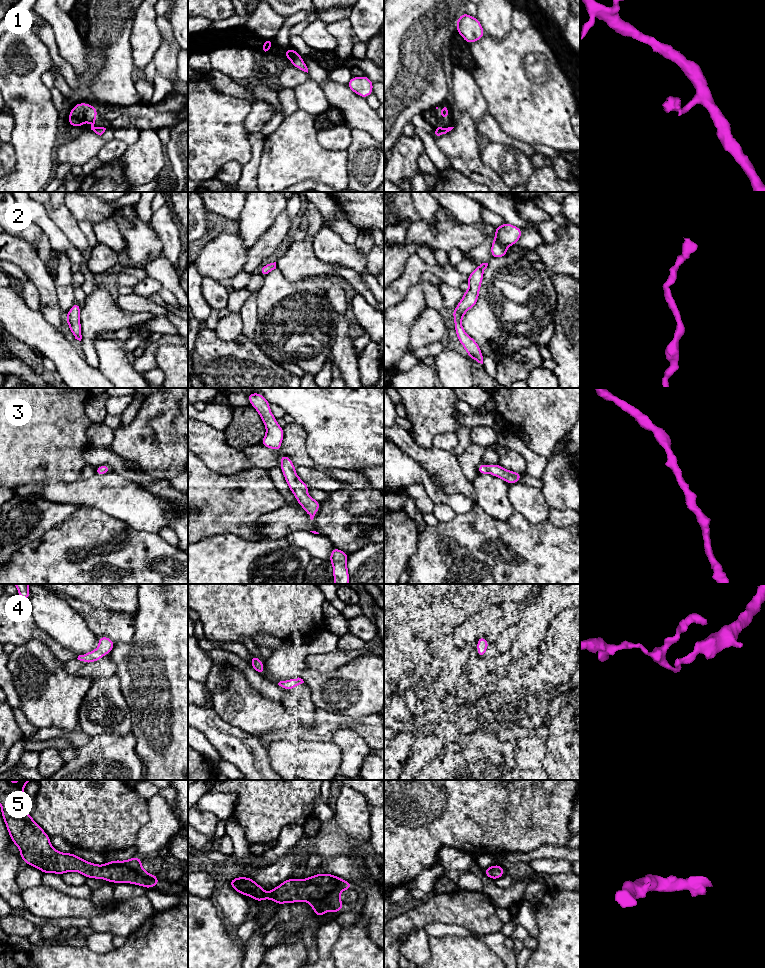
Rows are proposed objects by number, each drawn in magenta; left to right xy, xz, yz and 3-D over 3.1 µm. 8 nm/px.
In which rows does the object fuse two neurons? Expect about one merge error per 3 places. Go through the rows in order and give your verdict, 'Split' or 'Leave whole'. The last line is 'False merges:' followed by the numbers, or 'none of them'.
1: Split
2: Leave whole
3: Leave whole
4: Leave whole
5: Leave whole
False merges: 1

